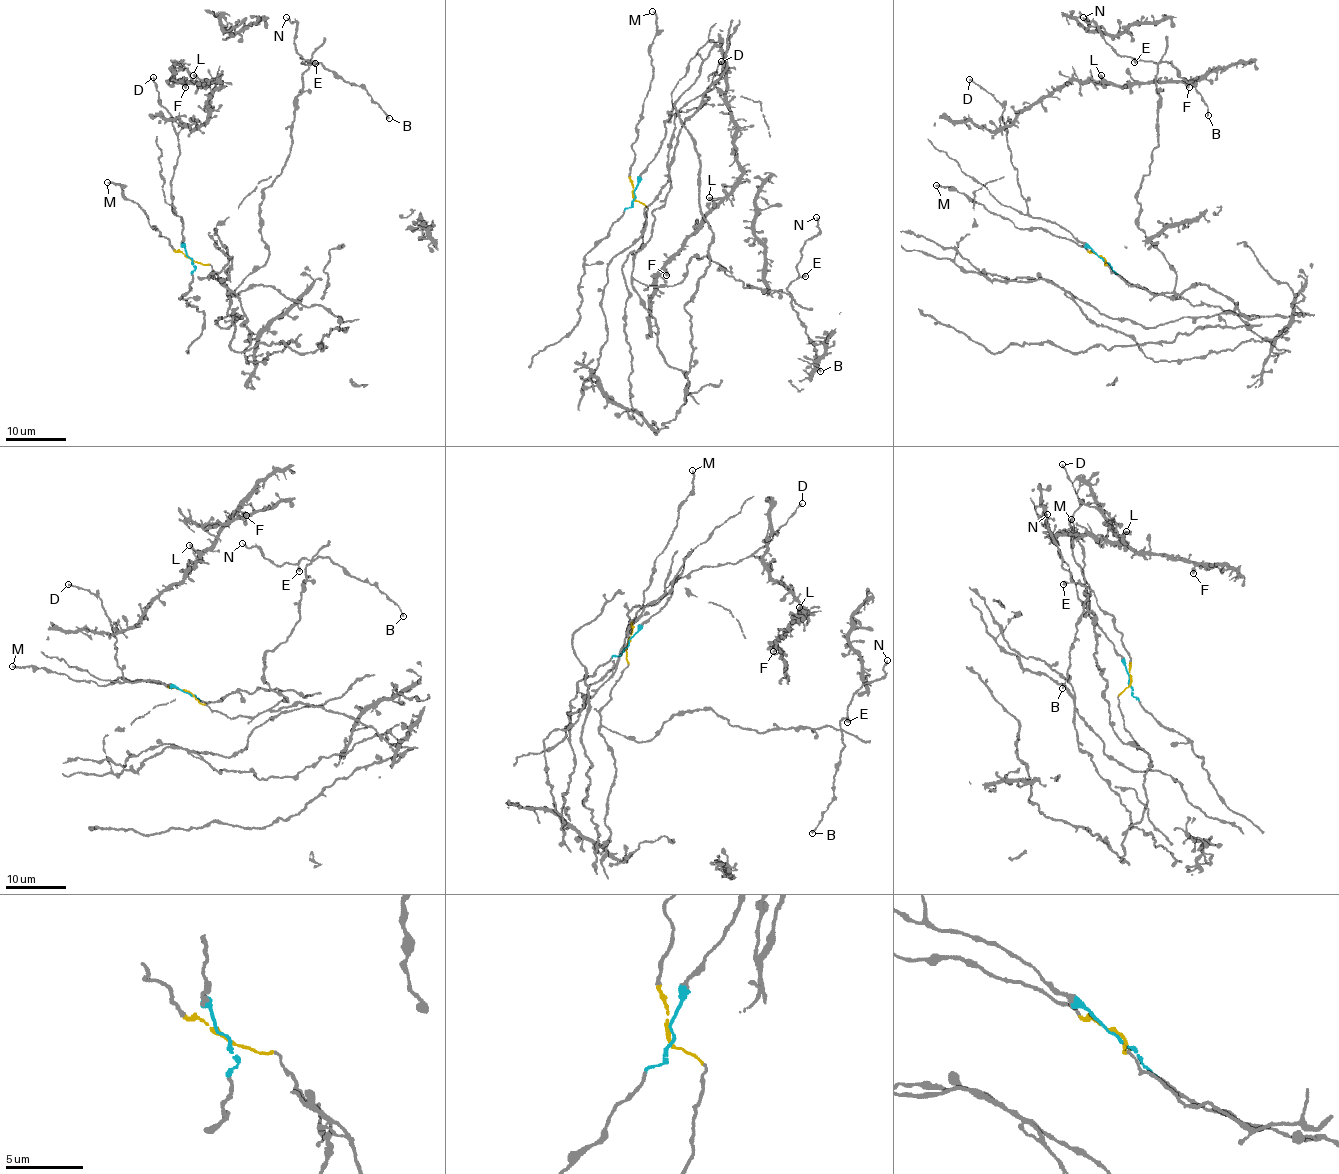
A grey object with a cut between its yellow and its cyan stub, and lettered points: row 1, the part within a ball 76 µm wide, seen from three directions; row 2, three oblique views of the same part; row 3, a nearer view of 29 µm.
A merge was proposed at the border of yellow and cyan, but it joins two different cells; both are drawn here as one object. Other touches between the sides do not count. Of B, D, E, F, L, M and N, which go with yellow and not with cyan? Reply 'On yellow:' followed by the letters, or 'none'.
On yellow: B, E, M, N

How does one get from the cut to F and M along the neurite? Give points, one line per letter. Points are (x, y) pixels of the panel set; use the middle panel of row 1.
F: (634, 195), (639, 174), (659, 150), (663, 121), (707, 104), (725, 105), (742, 175), (665, 265), (666, 276)
M: (633, 195), (630, 174), (634, 156), (632, 147), (654, 68), (649, 47), (655, 34), (656, 16), (652, 11)

